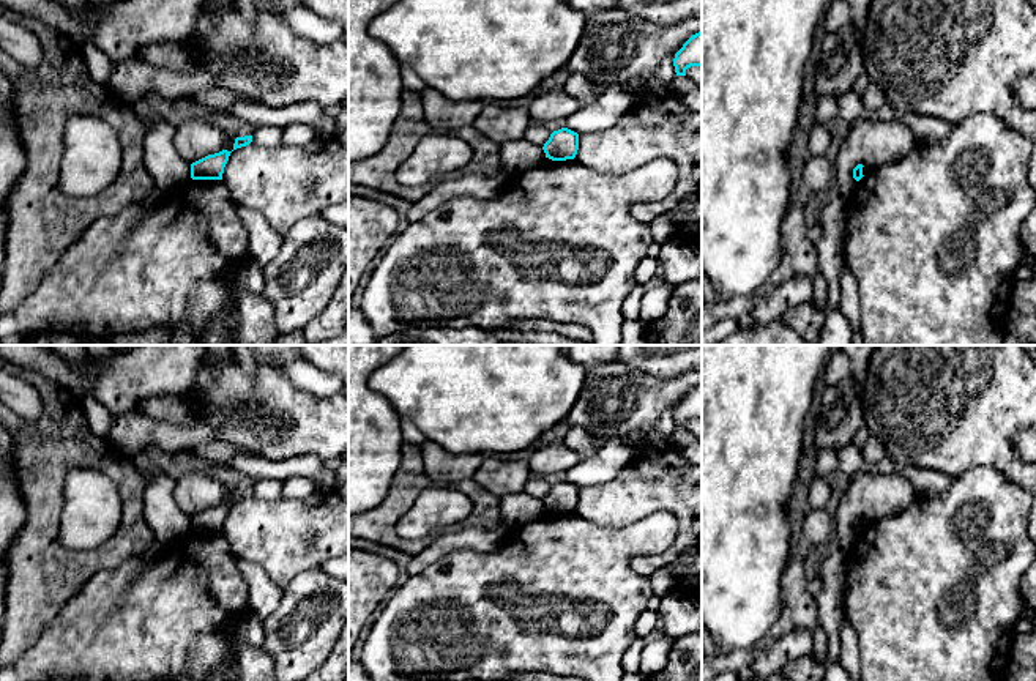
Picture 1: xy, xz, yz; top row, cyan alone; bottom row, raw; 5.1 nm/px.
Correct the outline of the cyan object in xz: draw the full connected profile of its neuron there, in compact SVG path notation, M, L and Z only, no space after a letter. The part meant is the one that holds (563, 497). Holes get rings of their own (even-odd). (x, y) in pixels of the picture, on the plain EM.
M568 481L553 484L542 503L552 514L574 512L579 503L579 487Z

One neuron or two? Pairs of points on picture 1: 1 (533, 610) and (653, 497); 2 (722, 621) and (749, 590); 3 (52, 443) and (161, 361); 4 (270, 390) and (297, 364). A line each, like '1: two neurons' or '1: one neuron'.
1: two neurons
2: one neuron
3: two neurons
4: two neurons

